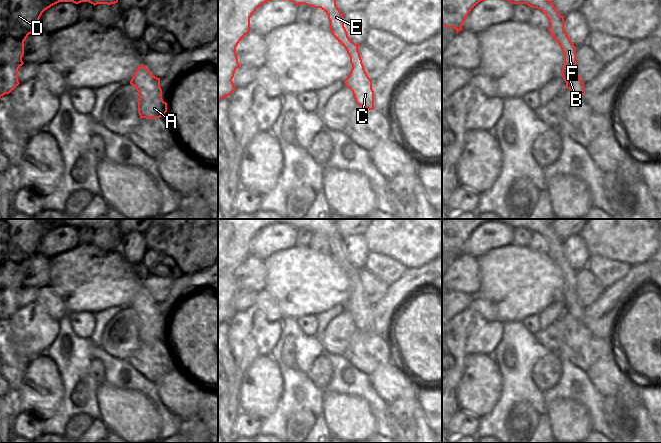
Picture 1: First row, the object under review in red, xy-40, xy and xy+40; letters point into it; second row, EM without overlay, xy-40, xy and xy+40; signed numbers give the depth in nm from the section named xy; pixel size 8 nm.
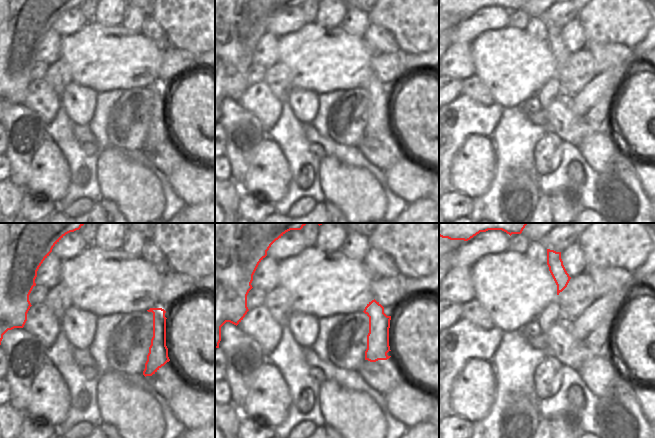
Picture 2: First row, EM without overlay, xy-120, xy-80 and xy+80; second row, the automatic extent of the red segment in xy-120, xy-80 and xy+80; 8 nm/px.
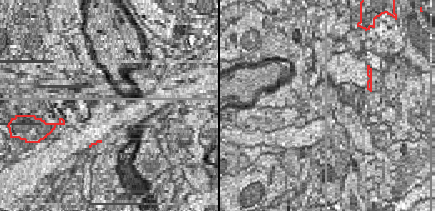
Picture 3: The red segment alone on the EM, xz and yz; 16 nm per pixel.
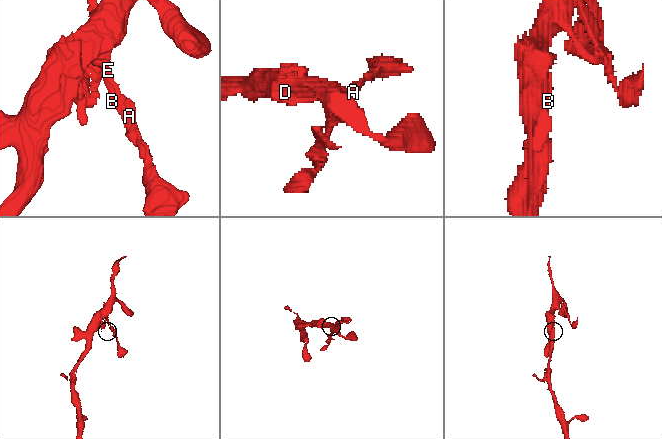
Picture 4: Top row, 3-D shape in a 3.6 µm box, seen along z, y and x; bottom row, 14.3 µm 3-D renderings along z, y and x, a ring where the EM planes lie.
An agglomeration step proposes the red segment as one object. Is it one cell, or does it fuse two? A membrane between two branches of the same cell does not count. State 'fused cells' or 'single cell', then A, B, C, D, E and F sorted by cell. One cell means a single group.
single cell; A B C D E F

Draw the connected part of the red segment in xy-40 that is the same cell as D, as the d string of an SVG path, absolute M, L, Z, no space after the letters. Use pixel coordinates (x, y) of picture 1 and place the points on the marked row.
M0 0L0 97L12 92L20 83L18 69L24 64L24 41L38 27L42 13L59 2L89 2L97 4L115 4L118 0Z

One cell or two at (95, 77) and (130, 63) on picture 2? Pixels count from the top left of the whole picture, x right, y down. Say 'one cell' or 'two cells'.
one cell

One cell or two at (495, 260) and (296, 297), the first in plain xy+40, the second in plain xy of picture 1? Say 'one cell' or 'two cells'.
one cell

